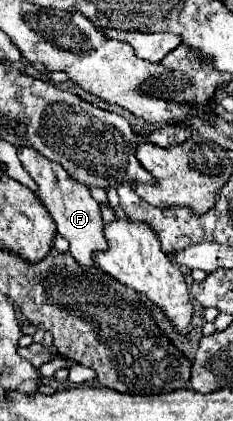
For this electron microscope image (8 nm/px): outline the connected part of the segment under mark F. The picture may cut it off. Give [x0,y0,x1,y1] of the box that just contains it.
[18,144,106,266]

